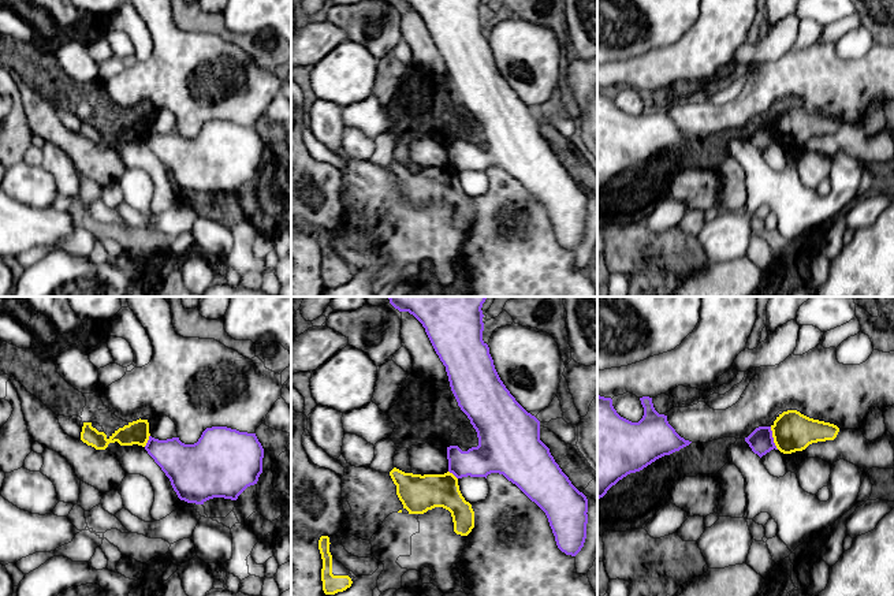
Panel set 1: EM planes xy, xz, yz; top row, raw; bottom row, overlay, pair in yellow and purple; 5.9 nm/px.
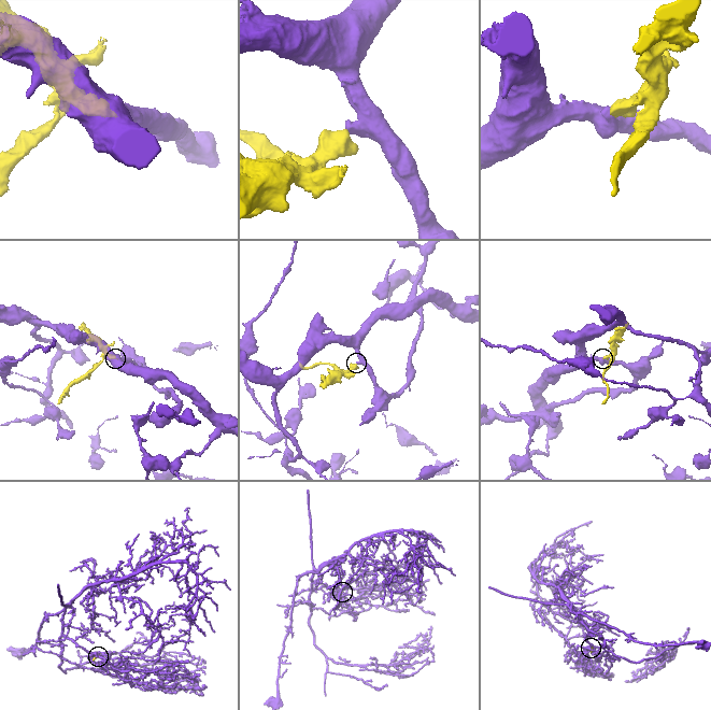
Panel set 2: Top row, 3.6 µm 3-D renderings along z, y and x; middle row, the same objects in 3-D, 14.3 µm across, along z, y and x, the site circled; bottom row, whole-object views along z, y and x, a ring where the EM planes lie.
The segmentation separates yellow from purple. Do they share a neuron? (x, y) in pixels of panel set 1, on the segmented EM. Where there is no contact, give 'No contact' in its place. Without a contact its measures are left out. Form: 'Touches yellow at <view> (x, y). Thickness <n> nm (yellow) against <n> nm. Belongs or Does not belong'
Touches yellow at yz (773, 436). Thickness 240 nm (yellow) against 150 nm. Does not belong

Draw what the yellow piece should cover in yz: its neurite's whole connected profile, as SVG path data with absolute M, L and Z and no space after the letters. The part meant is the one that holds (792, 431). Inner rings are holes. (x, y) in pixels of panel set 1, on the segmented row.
M787 410L776 417L771 431L776 448L783 454L791 454L805 450L812 443L834 440L839 428L809 418L797 410Z

